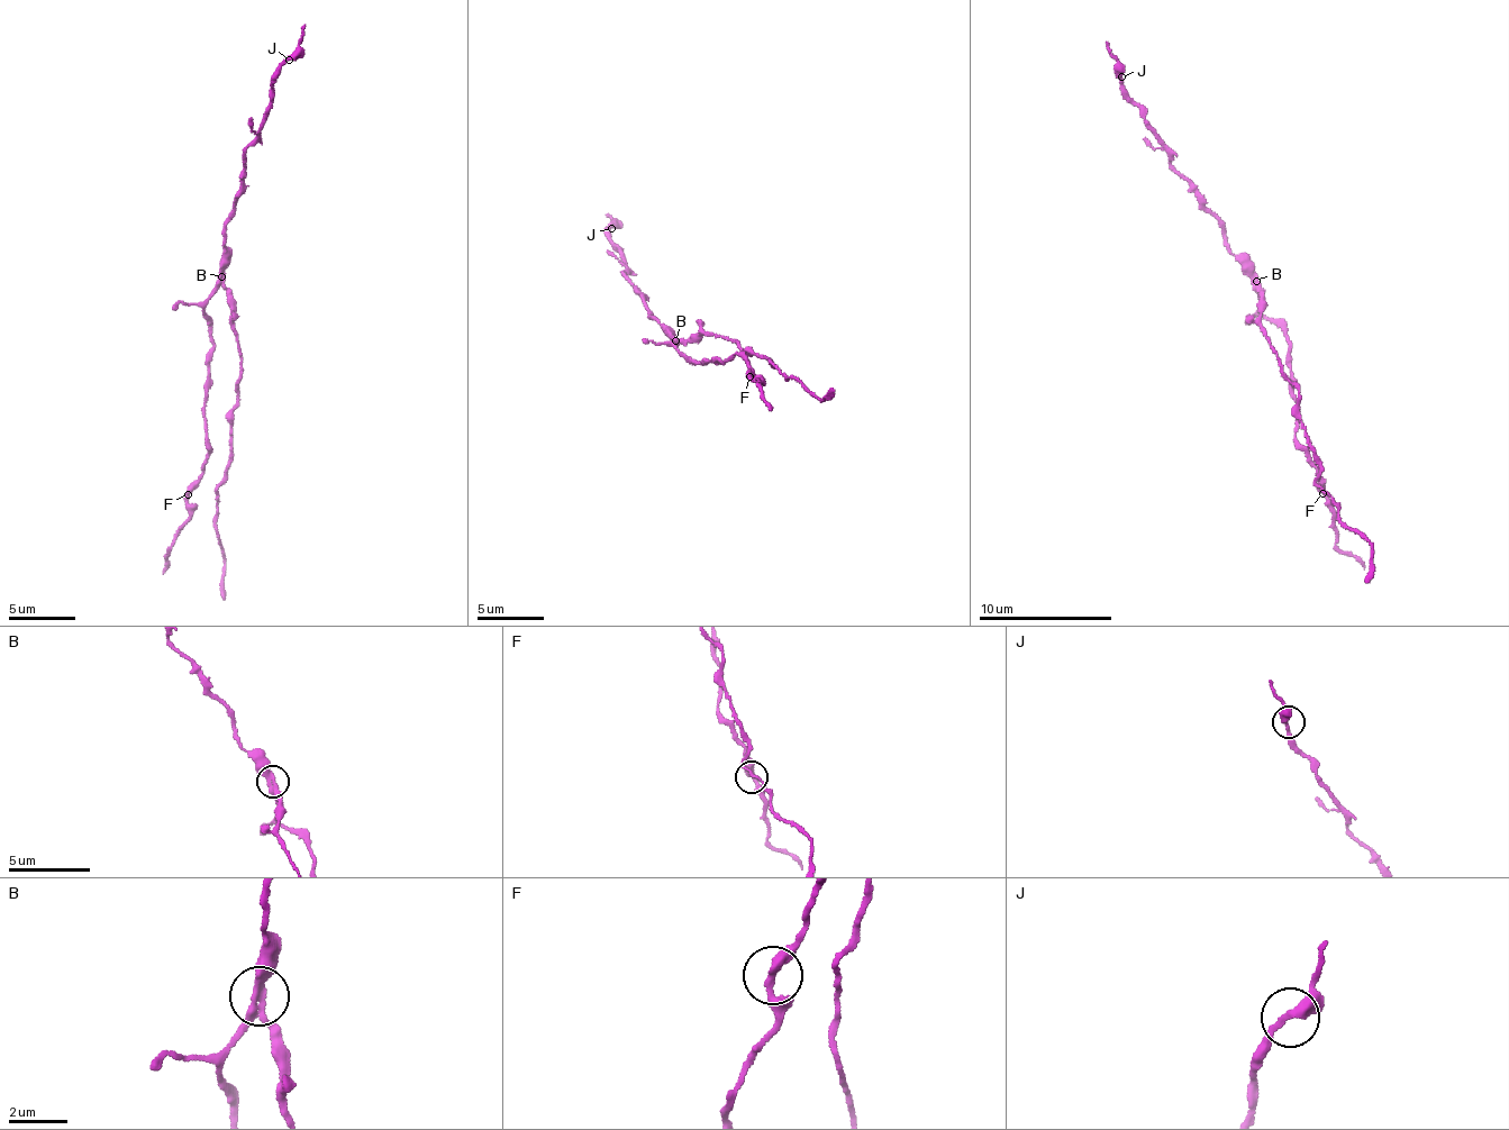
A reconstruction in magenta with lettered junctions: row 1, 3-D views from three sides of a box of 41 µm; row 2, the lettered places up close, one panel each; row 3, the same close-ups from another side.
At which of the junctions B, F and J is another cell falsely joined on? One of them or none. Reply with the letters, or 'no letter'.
B

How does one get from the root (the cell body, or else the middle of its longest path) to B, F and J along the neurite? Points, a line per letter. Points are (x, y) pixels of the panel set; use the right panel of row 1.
B: (1260, 294), (1257, 280)
F: (1260, 294), (1261, 312), (1289, 344), (1291, 397), (1297, 404), (1294, 444), (1317, 471), (1323, 493)
J: (1260, 294), (1258, 275), (1229, 249), (1227, 233), (1170, 163), (1164, 140), (1143, 116), (1121, 76)

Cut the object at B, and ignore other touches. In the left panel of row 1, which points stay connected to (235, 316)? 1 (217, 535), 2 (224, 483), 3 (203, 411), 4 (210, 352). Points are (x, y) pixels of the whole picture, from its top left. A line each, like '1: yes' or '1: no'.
1: yes
2: yes
3: no
4: no

